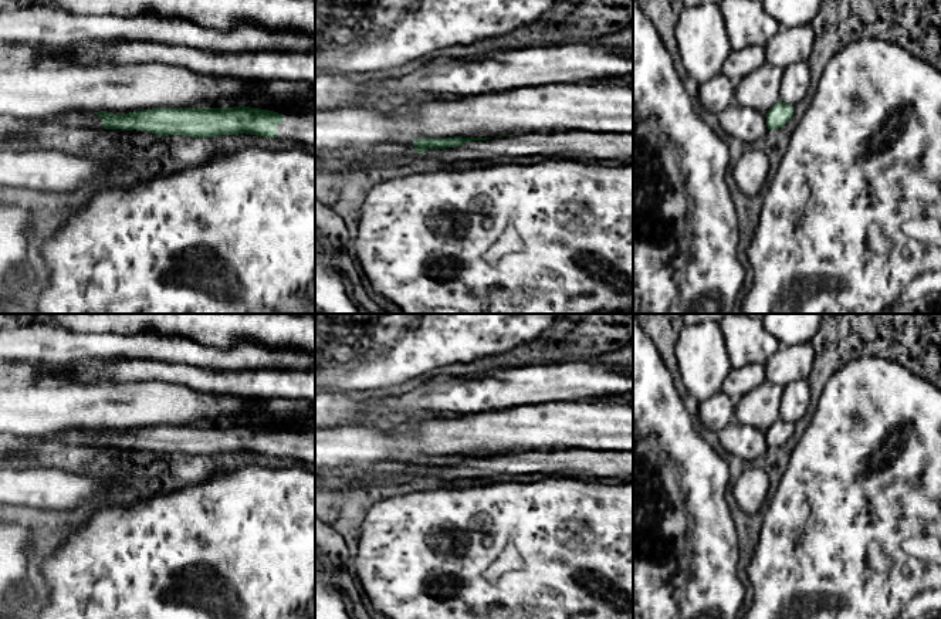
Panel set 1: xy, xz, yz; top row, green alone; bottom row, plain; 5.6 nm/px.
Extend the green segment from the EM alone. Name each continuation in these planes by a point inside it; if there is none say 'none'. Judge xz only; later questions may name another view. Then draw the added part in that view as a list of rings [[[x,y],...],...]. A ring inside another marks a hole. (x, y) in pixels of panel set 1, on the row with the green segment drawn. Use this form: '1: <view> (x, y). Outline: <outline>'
1: xz (342, 158). Outline: [[[383,142],[368,149],[348,146],[334,150],[315,150],[315,168],[325,166],[343,170],[369,158],[400,156],[413,153],[414,150],[412,142]]]

